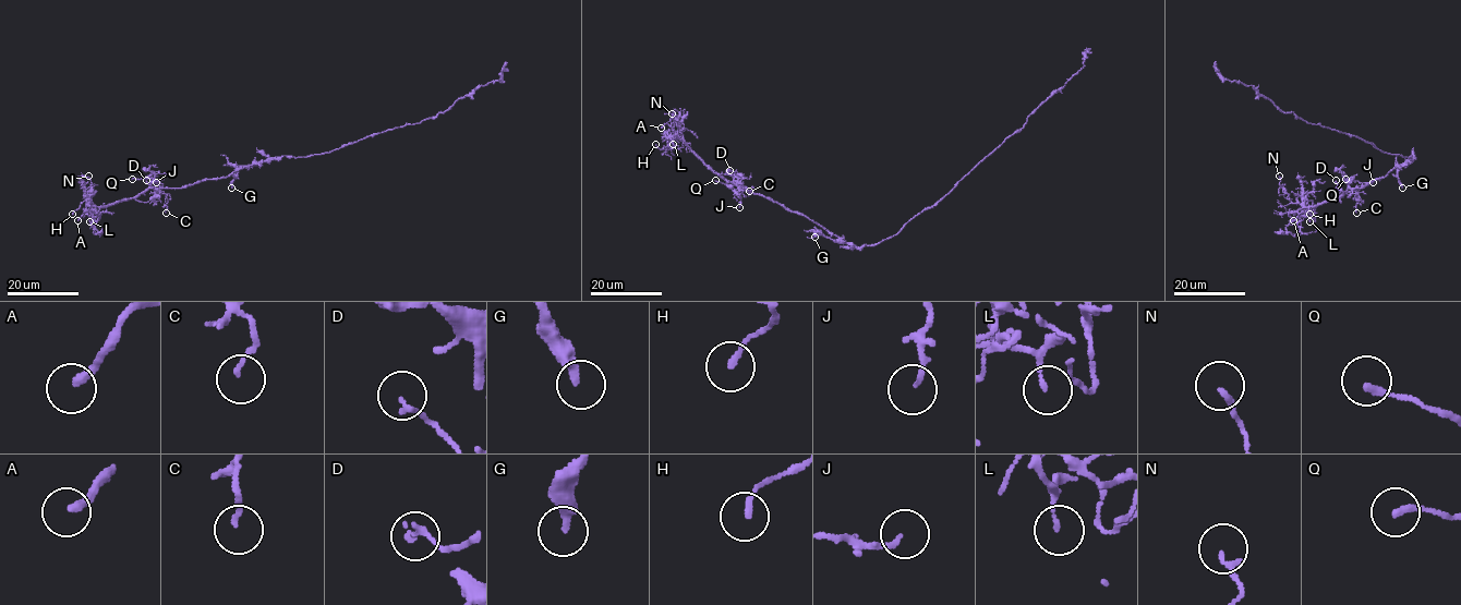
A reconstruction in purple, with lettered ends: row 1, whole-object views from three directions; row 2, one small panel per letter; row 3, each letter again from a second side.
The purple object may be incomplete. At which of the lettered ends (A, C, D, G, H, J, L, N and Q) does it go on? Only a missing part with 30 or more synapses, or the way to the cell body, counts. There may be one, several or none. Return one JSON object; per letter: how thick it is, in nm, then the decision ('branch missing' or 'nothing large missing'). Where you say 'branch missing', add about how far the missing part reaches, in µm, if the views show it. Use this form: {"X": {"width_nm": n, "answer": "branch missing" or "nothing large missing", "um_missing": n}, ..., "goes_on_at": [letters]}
{"A": {"width_nm": 260, "answer": "branch missing", "um_missing": 60}, "C": {"width_nm": 140, "answer": "nothing large missing"}, "D": {"width_nm": 160, "answer": "nothing large missing"}, "G": {"width_nm": 320, "answer": "nothing large missing"}, "H": {"width_nm": 170, "answer": "nothing large missing"}, "J": {"width_nm": 140, "answer": "nothing large missing"}, "L": {"width_nm": 100, "answer": "nothing large missing"}, "N": {"width_nm": 170, "answer": "nothing large missing"}, "Q": {"width_nm": 200, "answer": "nothing large missing"}, "goes_on_at": ["A"]}

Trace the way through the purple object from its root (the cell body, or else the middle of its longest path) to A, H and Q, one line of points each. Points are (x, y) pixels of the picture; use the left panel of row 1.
A: (299, 156), (268, 158), (225, 177), (204, 179), (181, 188), (151, 188), (133, 197), (85, 210), (77, 220)
H: (299, 156), (268, 158), (225, 177), (181, 188), (151, 188), (104, 206), (85, 200), (72, 214)
Q: (299, 156), (268, 158), (225, 177), (204, 179), (181, 188), (154, 188), (152, 179), (132, 179)

